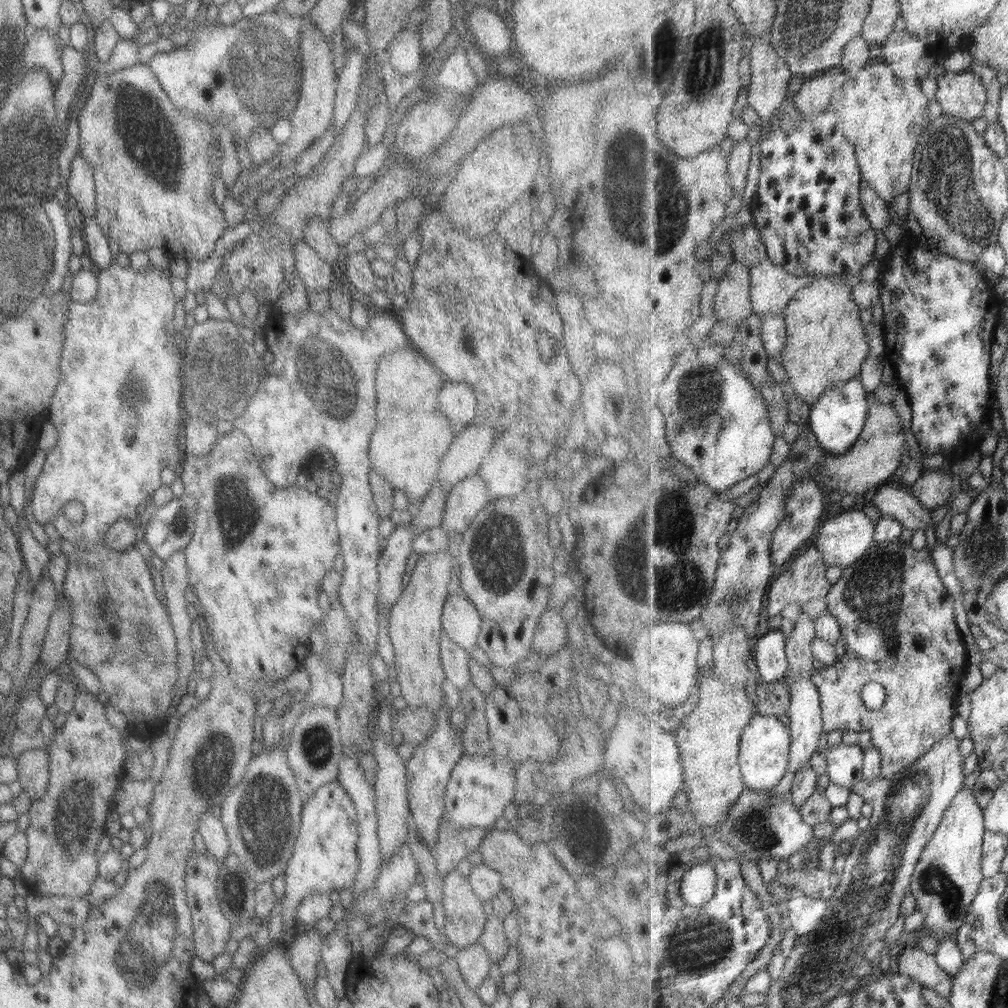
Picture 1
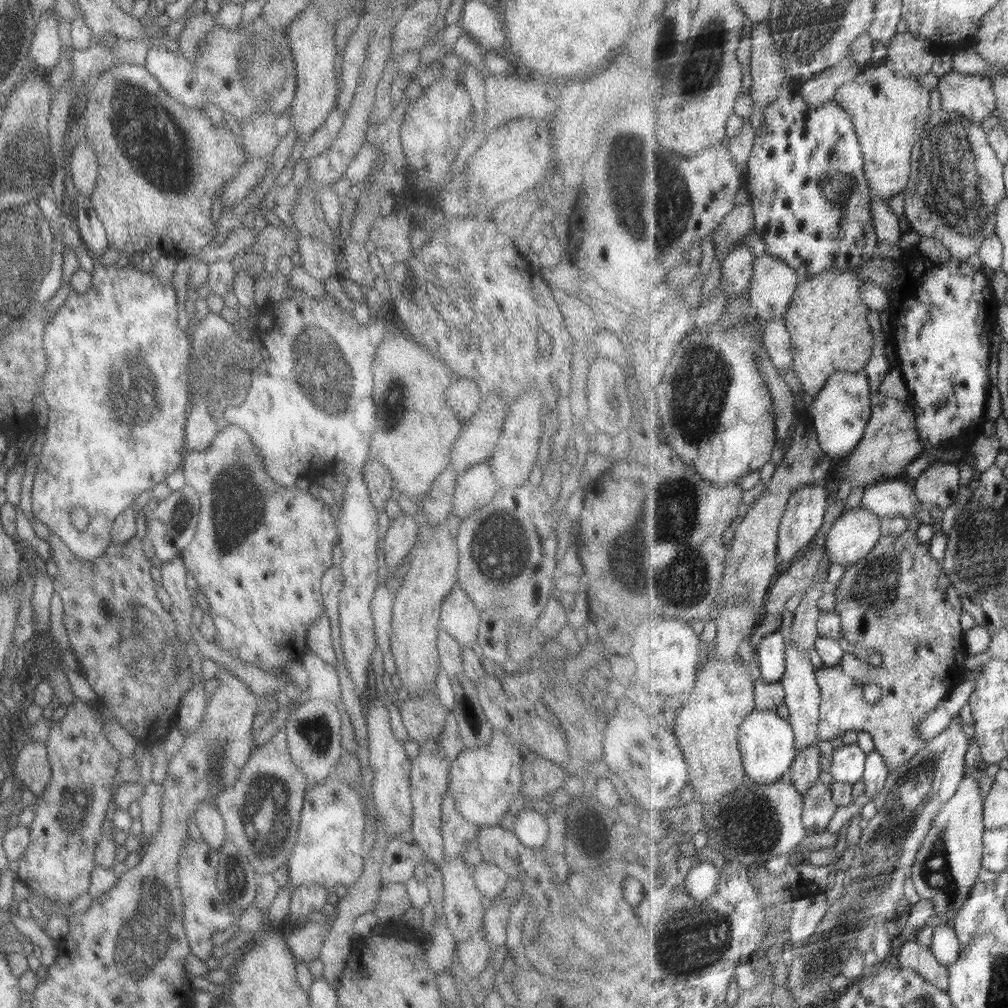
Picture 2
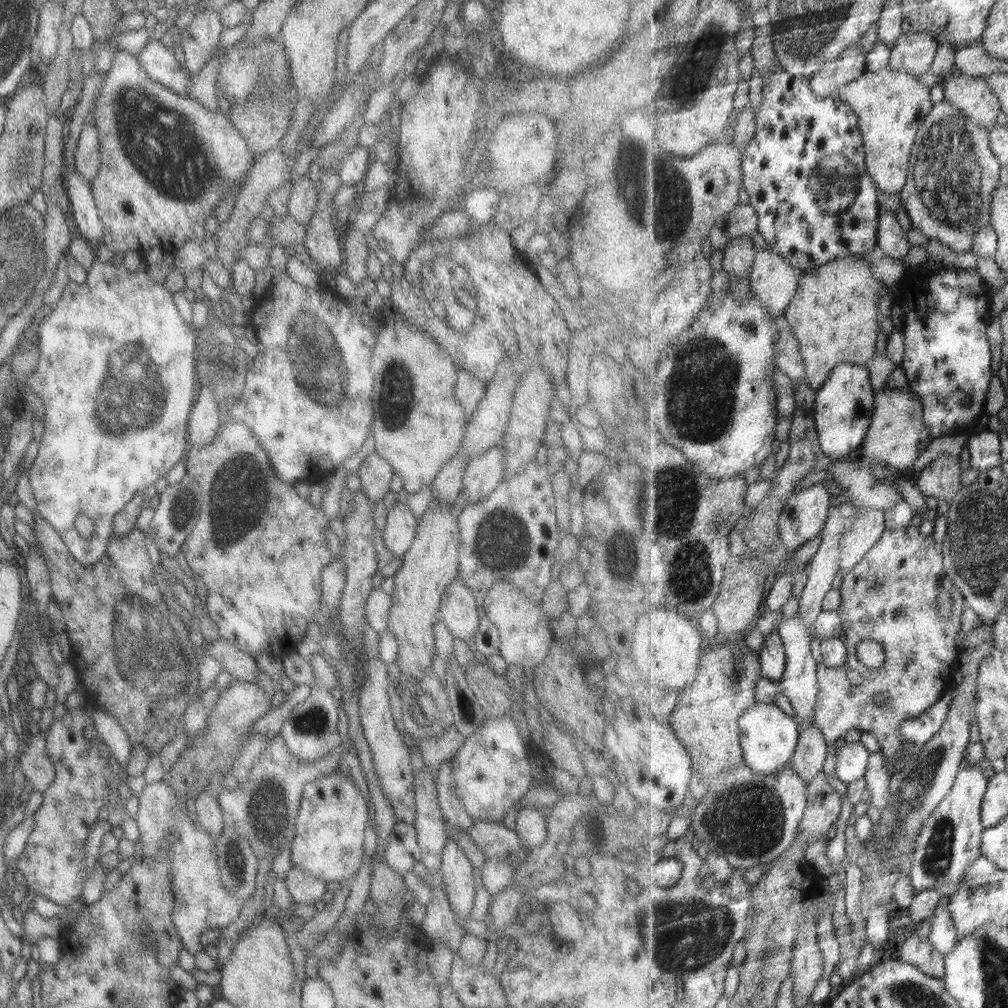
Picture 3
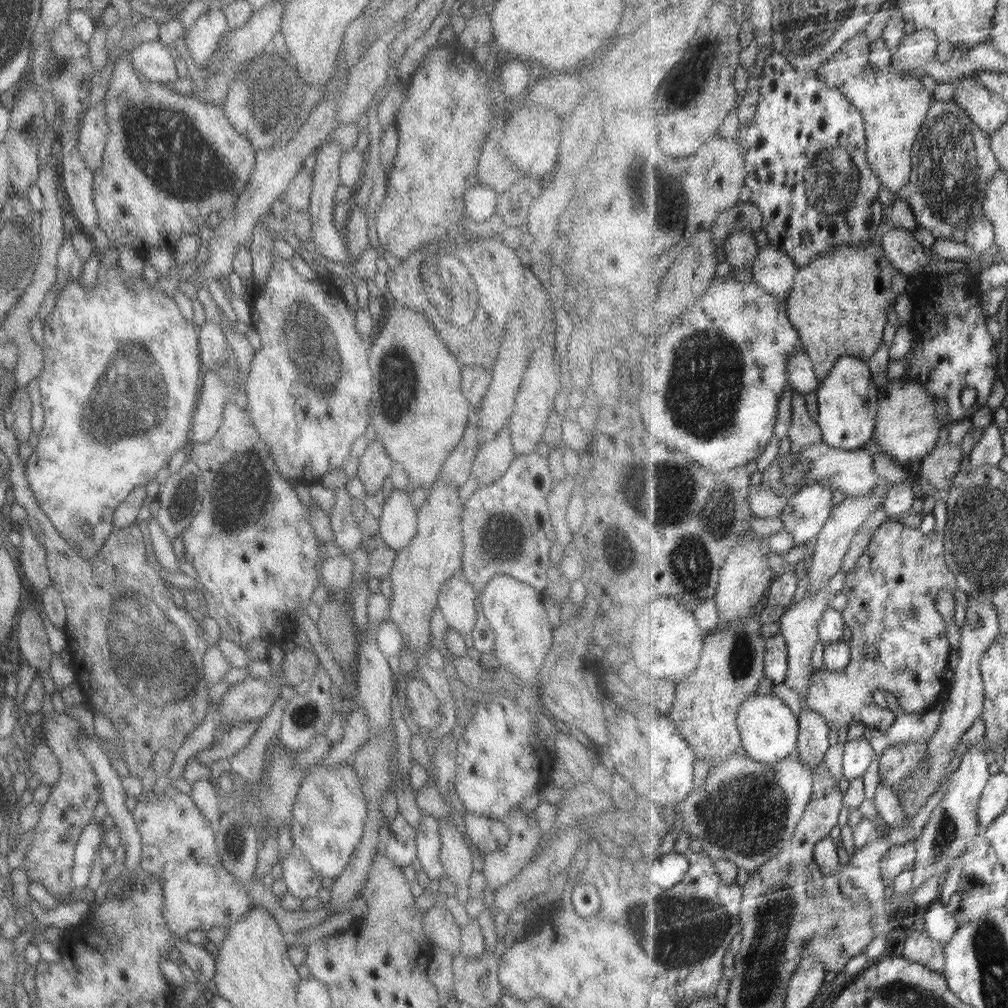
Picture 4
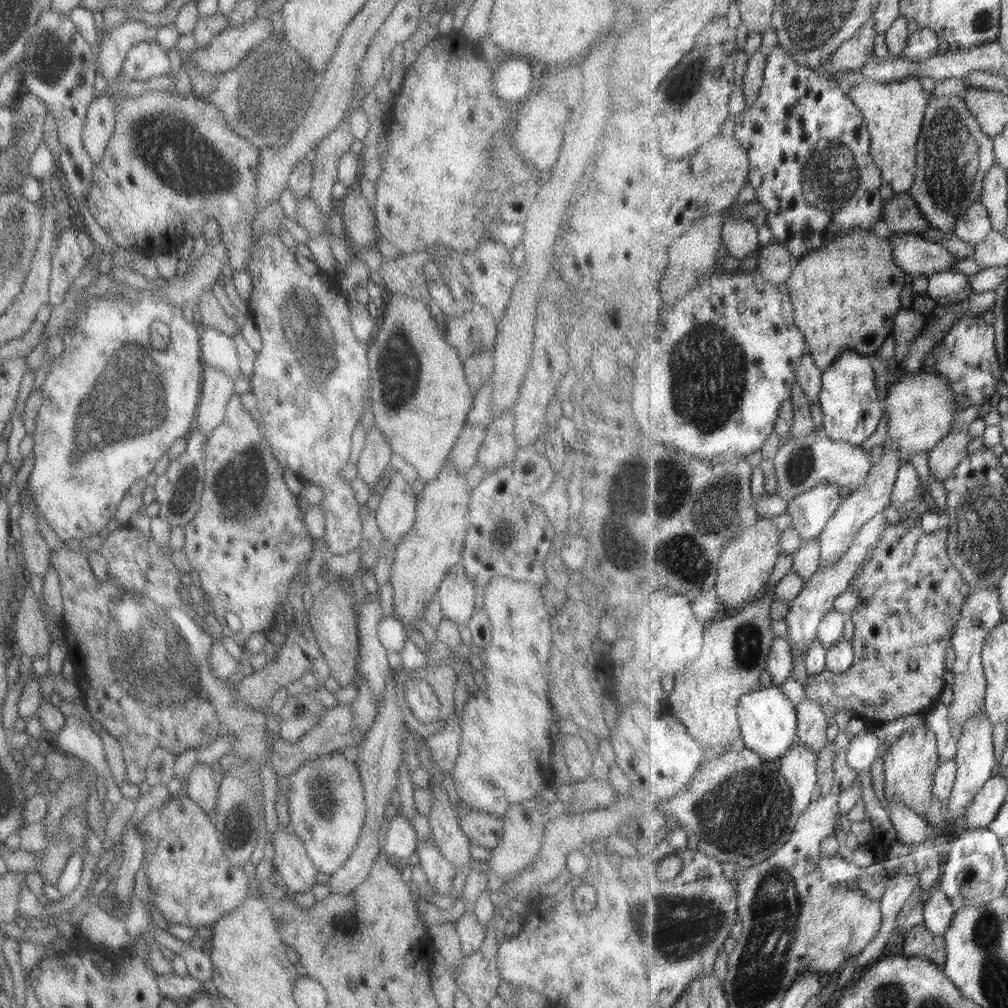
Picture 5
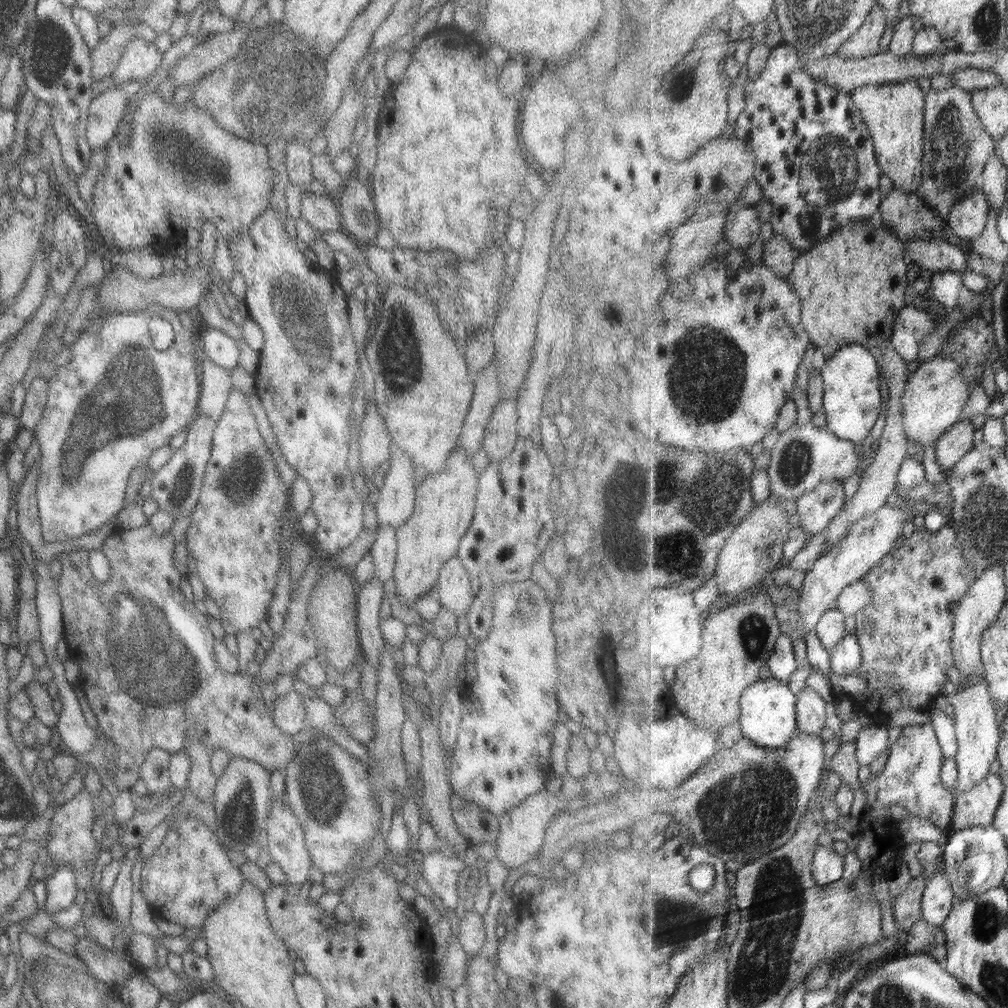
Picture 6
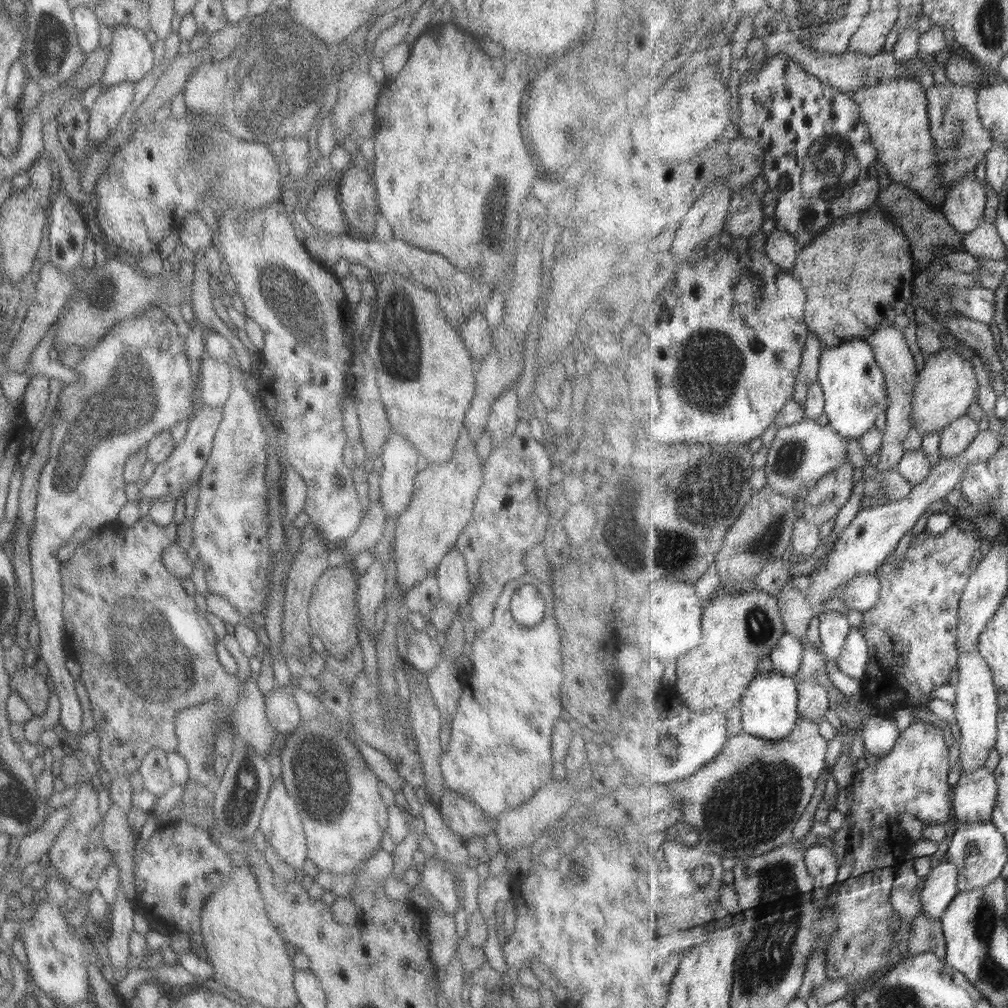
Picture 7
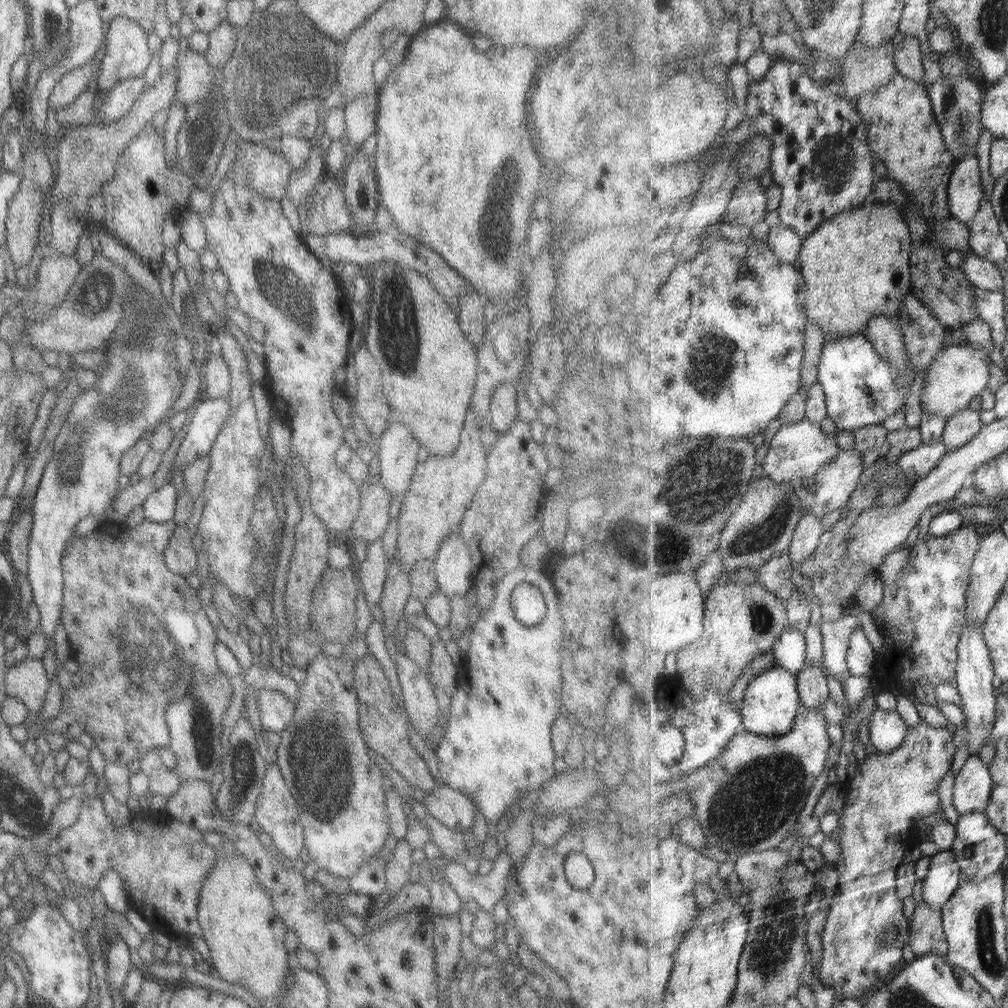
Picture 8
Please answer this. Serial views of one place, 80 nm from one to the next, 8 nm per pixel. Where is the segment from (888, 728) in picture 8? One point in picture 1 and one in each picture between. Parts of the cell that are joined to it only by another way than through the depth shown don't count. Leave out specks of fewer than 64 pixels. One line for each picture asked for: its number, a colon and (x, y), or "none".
1: (845, 762)
2: (848, 763)
3: (852, 760)
4: (858, 753)
5: (863, 749)
6: (872, 740)
7: (880, 733)

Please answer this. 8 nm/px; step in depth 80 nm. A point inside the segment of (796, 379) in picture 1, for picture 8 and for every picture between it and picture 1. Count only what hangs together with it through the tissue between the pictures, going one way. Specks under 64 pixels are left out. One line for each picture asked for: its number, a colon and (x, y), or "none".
2: (827, 320)
3: (834, 313)
4: (839, 303)
5: (846, 295)
6: (853, 285)
7: (858, 274)
8: (857, 264)

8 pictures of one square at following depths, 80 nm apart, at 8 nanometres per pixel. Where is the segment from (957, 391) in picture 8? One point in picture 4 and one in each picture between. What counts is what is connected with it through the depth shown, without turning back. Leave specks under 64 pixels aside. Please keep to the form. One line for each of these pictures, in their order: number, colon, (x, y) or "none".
4: (907, 429)
5: (920, 407)
6: (937, 392)
7: (947, 386)

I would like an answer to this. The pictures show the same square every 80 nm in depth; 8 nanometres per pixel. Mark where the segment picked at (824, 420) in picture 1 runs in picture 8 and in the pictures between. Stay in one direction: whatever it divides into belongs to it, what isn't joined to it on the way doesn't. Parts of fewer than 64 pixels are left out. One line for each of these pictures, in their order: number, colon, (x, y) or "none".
2: (841, 412)
3: (843, 409)
4: (848, 401)
5: (850, 405)
6: (852, 392)
7: (855, 387)
8: (861, 389)

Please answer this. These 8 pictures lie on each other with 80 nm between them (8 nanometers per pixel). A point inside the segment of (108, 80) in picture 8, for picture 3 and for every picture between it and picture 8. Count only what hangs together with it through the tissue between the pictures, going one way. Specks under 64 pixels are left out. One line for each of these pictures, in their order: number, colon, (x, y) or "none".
3: (158, 62)
4: (150, 60)
5: (145, 60)
6: (139, 59)
7: (130, 58)

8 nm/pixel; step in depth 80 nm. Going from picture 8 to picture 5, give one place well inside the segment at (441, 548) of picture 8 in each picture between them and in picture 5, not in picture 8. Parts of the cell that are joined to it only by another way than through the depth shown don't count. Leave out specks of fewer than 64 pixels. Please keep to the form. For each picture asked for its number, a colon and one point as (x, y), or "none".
5: (455, 595)
6: (452, 585)
7: (454, 589)

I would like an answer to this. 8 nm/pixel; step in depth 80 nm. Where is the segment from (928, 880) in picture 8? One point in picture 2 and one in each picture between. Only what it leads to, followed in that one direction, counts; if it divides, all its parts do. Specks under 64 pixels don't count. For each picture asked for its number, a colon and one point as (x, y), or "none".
2: (945, 944)
3: (943, 934)
4: (940, 924)
5: (938, 913)
6: (939, 899)
7: (940, 888)

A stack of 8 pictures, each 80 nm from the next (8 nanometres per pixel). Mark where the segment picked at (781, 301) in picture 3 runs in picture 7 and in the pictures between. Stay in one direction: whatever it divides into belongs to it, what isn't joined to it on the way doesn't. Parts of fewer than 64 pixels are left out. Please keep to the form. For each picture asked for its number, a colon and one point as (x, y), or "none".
4: (775, 271)
5: (776, 263)
6: (778, 253)
7: (783, 248)

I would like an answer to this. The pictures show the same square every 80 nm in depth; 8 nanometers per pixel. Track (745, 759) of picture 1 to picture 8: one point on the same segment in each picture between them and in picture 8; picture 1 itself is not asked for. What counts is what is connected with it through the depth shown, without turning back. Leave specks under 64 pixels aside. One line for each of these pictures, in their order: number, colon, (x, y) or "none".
2: (767, 741)
3: (769, 738)
4: (770, 731)
5: (768, 720)
6: (769, 717)
7: (769, 710)
8: (771, 703)

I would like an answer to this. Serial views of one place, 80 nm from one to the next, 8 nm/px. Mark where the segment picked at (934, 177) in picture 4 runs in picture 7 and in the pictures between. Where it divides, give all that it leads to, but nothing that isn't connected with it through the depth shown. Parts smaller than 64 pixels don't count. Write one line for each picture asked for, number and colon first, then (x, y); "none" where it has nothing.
5: (955, 156)
6: (957, 148)
7: (961, 140)

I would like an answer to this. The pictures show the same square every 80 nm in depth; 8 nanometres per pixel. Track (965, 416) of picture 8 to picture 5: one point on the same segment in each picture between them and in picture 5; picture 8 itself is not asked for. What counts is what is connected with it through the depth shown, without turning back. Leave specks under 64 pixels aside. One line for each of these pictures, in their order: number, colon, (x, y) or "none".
5: (949, 453)
6: (954, 445)
7: (957, 437)

